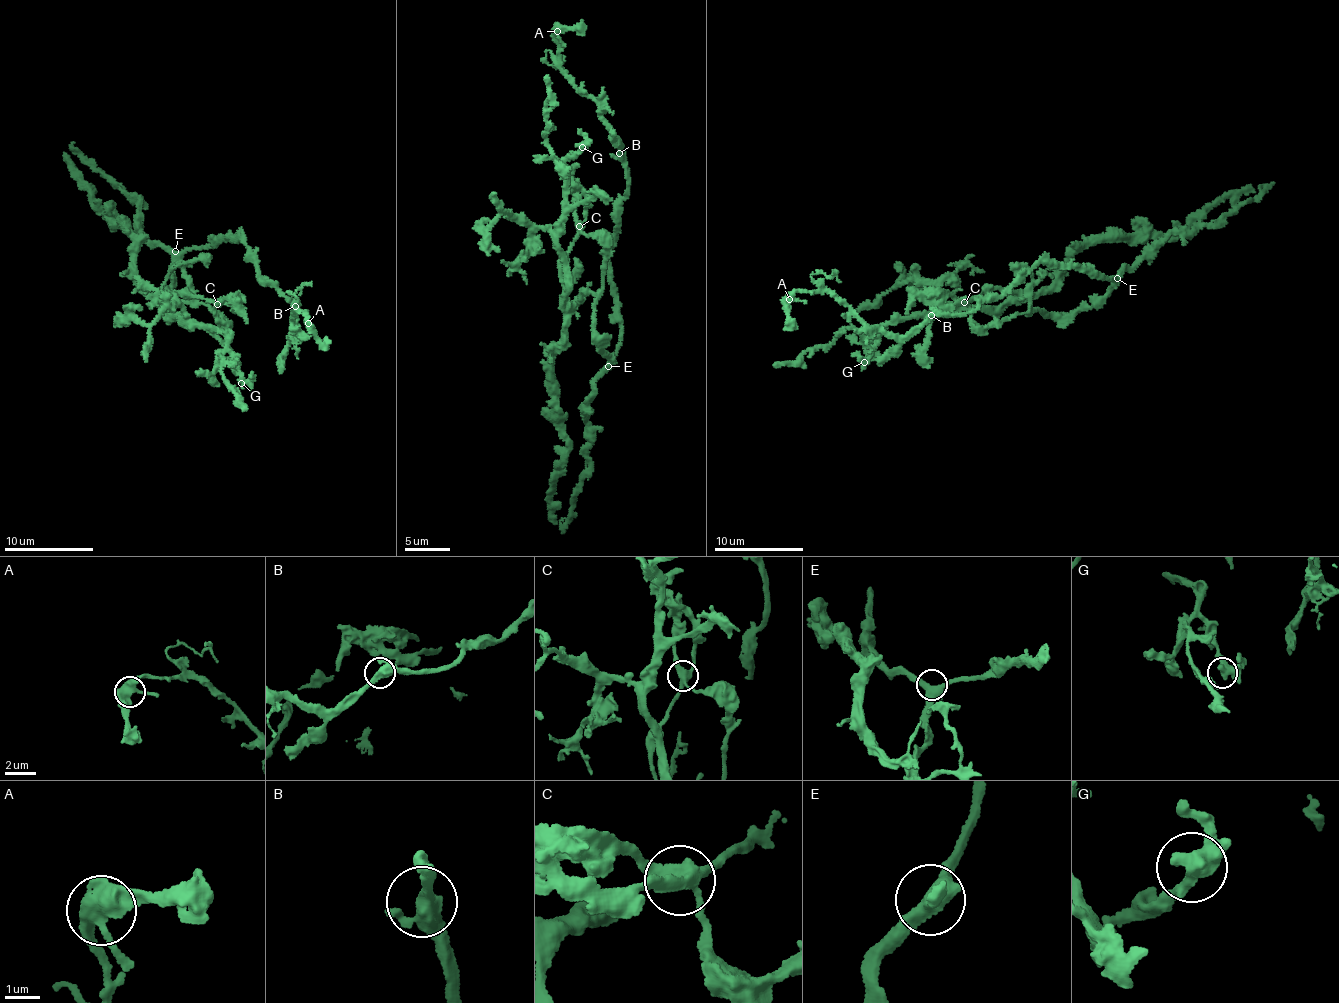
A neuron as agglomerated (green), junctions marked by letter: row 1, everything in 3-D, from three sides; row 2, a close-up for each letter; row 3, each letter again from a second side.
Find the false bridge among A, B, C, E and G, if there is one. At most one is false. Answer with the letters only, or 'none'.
C

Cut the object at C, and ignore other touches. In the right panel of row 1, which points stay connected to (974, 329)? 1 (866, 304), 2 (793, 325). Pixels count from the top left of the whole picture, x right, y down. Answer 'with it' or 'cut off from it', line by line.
1: cut off from it
2: with it

